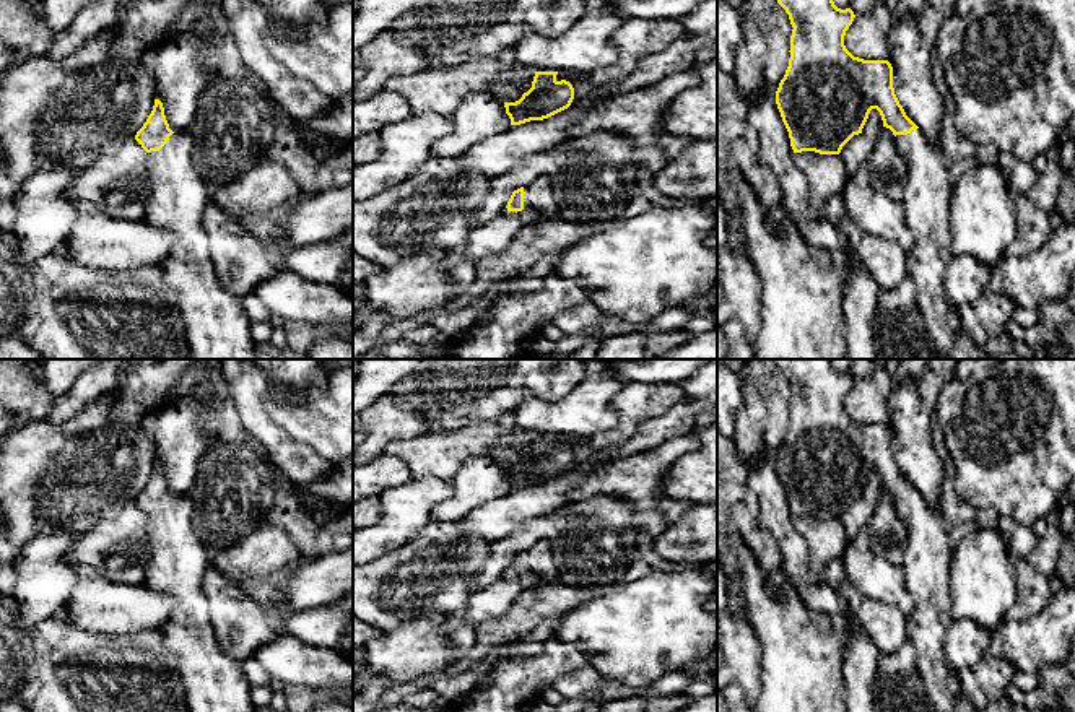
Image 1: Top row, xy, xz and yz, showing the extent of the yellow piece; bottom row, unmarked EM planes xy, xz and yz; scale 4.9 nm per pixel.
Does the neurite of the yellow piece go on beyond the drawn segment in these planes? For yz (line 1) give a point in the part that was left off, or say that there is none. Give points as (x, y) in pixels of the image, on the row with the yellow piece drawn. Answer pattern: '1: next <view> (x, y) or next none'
1: next yz (927, 194)

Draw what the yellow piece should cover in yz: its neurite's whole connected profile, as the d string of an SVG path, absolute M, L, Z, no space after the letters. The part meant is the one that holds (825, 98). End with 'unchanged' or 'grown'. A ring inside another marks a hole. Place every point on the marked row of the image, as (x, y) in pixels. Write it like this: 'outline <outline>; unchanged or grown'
outline M777 0L792 24L790 59L776 91L776 104L789 132L794 153L815 151L839 154L842 146L862 133L872 109L881 115L883 127L896 138L907 163L907 182L903 195L906 224L916 234L916 245L906 255L907 275L917 289L916 309L930 336L932 349L940 359L950 358L958 328L953 310L945 299L945 265L950 250L951 184L942 148L932 145L906 115L893 88L893 67L888 60L854 57L844 46L844 36L855 15L841 10L833 0Z; grown

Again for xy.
outline M155 99L135 140L148 153L150 197L141 219L174 236L161 267L176 293L190 359L257 359L244 297L224 288L211 258L203 226L210 189L194 167L189 130L172 132Z; grown

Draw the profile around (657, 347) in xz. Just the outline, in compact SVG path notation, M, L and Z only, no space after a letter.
M685 330L672 332L672 333L662 333L657 338L652 338L644 349L642 359L657 359L659 356L664 356L683 343L690 341L694 335L686 333Z

